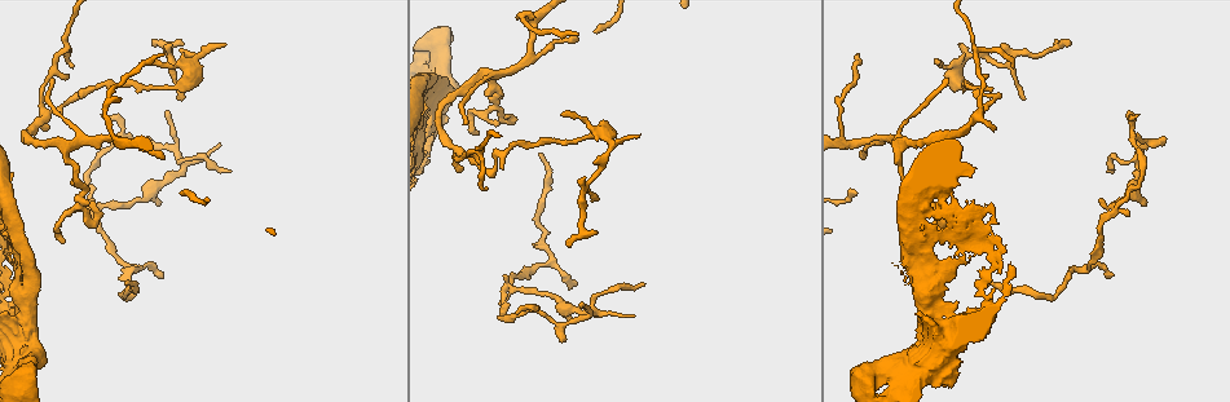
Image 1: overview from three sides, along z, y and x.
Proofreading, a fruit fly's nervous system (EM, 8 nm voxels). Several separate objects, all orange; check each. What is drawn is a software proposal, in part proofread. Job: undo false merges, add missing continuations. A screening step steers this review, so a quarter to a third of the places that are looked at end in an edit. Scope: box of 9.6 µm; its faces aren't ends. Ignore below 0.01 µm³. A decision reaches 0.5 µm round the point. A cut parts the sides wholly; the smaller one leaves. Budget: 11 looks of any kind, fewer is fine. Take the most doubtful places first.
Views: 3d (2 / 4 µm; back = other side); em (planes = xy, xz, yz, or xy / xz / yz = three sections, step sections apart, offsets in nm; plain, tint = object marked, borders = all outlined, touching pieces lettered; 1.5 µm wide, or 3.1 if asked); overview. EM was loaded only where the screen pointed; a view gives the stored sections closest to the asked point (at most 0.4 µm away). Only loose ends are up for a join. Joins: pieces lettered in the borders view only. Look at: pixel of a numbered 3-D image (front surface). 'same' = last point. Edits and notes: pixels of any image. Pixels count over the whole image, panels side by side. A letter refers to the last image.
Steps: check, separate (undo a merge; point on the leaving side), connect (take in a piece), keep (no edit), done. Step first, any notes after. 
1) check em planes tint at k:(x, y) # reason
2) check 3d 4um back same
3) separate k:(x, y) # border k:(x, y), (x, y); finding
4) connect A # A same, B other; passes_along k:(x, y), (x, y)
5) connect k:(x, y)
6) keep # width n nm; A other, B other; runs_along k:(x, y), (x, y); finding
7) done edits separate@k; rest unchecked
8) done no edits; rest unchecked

check 3d 2um at 1:(127, 284) # thin end

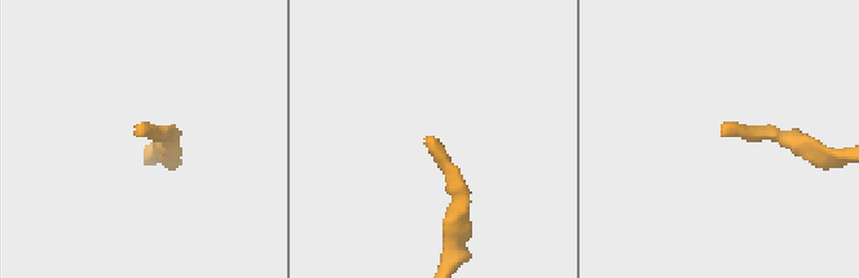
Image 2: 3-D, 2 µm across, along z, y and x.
check em xy step 4 tint at 2:(426, 137) # shape alone is not enough

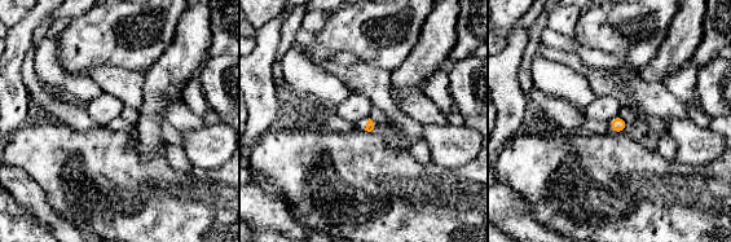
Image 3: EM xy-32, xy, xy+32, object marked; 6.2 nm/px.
check em planes borders same # another direction

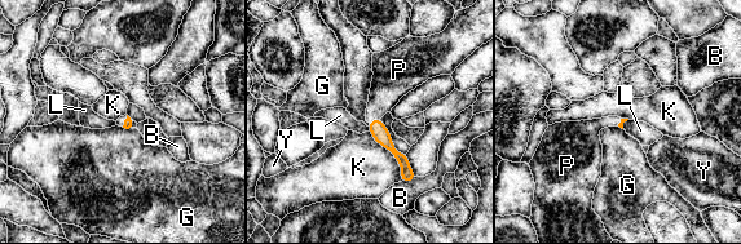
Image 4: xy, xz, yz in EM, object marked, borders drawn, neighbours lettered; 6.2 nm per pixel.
connect P # B other, G other, K other, L other, P same, Y other; passes_along 4:(379, 132), (374, 119), (389, 83); it goes on there

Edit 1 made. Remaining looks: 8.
check overview # see it whole again

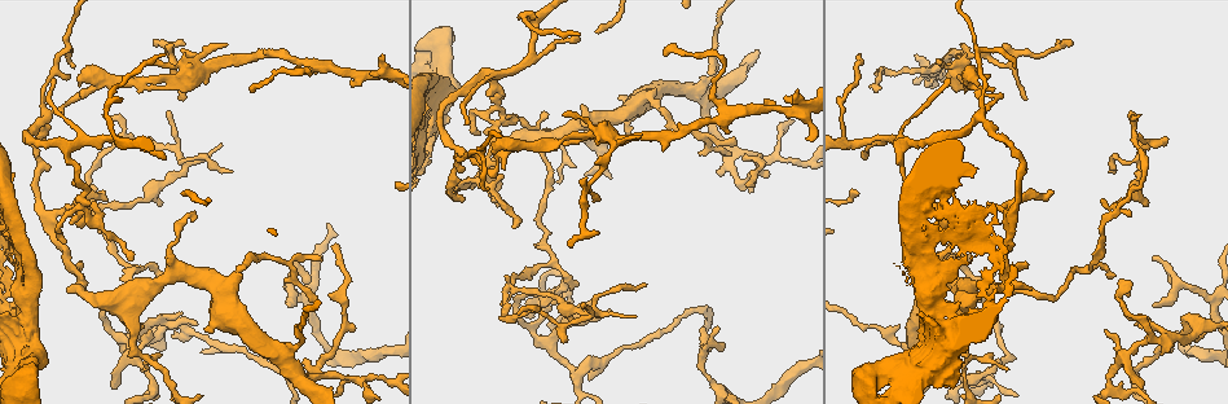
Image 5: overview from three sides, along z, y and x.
check em planes tint at 5:(527, 318) # thin end

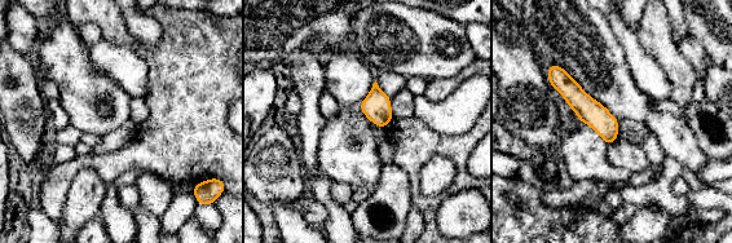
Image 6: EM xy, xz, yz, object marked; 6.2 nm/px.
check em planes borders same # what lies round it

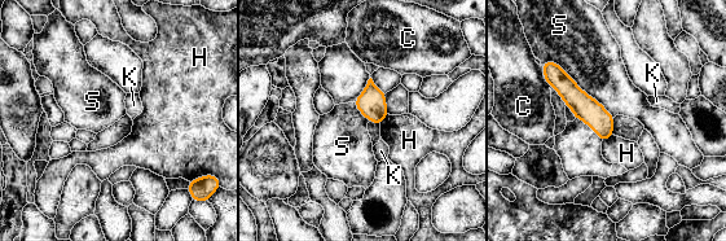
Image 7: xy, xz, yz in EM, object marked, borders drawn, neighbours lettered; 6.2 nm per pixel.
keep # width 160 nm; C other, H other, K other, S other; runs_along 7:(554, 66), (555, 77), (610, 132); no lettered piece goes on from it

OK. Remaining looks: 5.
check 3d 4um at 5:(1056, 300) # sharp bend

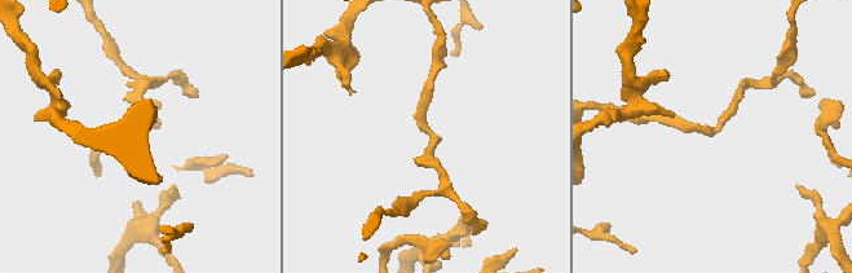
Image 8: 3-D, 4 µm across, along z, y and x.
check em xy step 8 tint at 8:(430, 136) # shape alone is not enough

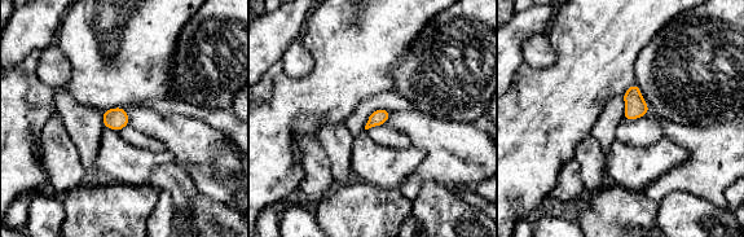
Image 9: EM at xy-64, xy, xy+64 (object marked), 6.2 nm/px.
check em planes borders same # another direction

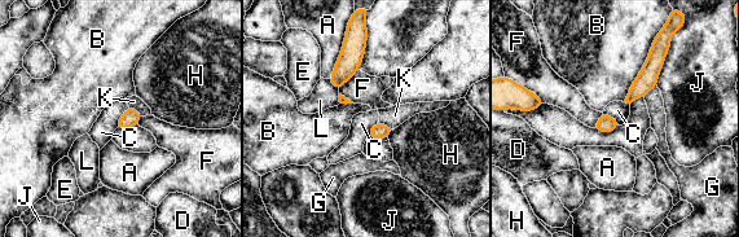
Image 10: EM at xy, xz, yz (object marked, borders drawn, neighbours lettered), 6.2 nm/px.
keep # A other, B other, C other, D other, E other, F other, G other, H other, J other, K other, L other; border 10:(128, 106), (115, 127); one cell here

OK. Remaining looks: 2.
done edits connect@4; rest unchecked

